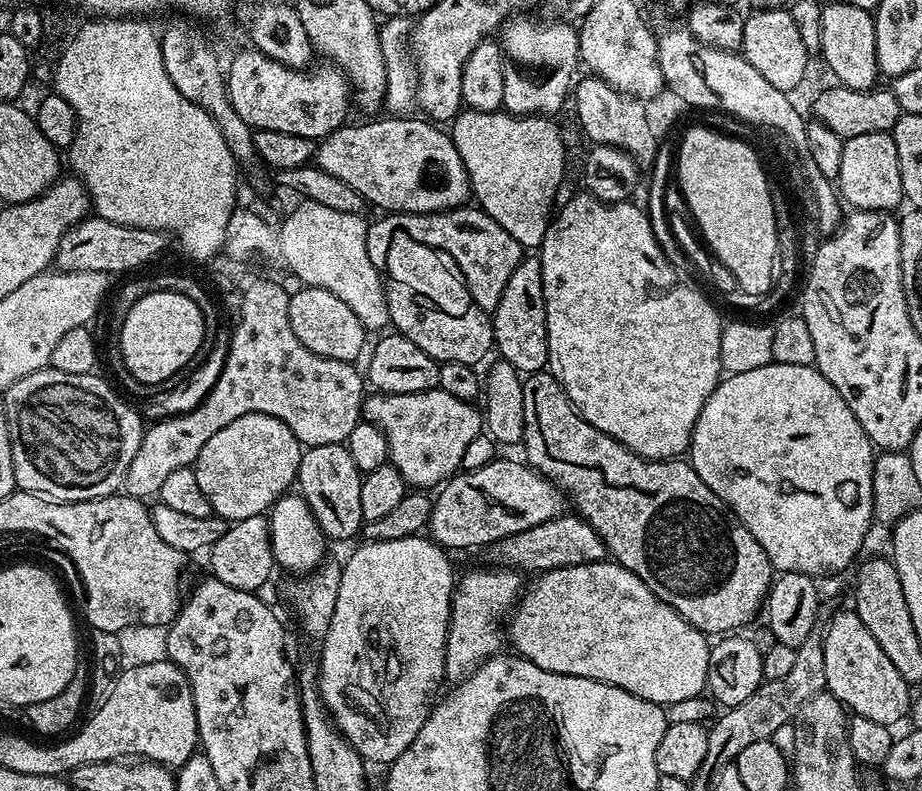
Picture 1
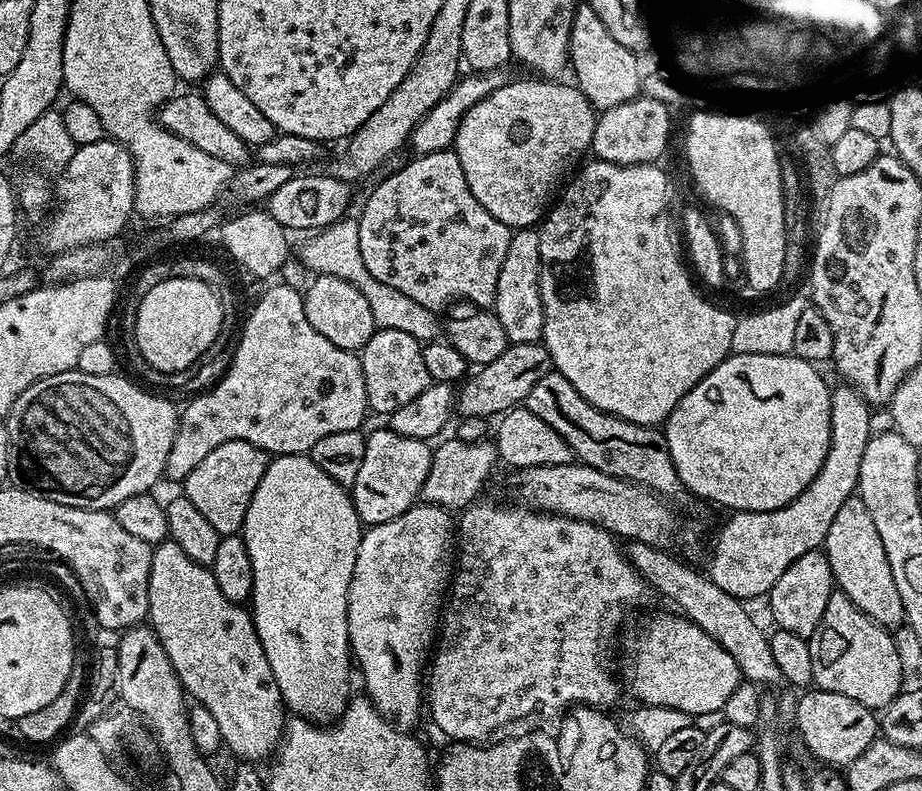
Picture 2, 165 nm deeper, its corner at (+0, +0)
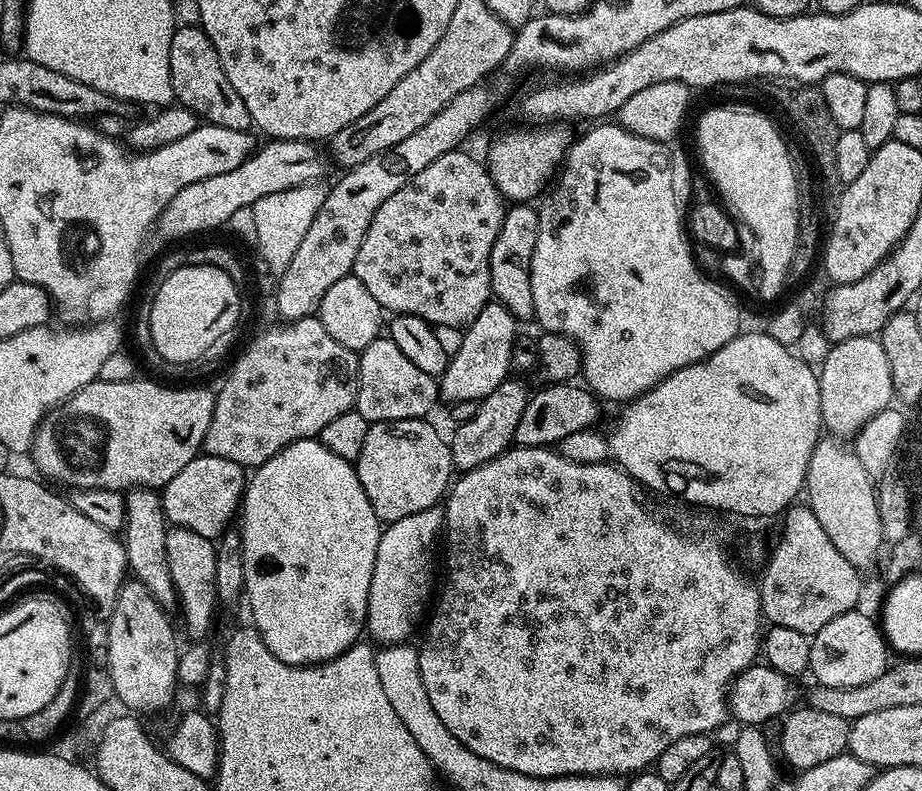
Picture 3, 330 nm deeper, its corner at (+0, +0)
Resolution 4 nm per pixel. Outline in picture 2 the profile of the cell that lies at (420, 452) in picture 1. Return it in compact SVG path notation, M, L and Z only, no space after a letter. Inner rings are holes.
M543 343L509 344L500 357L476 371L478 372L473 371L458 388L458 412L461 417L492 418L507 409L523 405L530 390L534 390L534 385L547 372L553 371L553 367L550 354L544 349Z

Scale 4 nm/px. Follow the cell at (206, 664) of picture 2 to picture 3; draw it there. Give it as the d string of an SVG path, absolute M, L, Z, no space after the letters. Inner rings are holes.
M133 488L124 497L126 518L122 539L131 575L146 586L148 593L166 610L177 607L176 591L170 578L170 566L166 562L166 534L170 527L164 518L162 496L154 488Z

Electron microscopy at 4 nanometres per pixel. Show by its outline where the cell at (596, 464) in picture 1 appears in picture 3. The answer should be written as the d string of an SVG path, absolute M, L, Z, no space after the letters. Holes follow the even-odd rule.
M548 382L531 393L526 402L526 410L522 410L522 419L518 421L518 430L514 430L514 441L522 448L543 448L556 446L562 438L572 432L581 432L584 428L592 428L600 416L601 401L587 387L576 382Z

